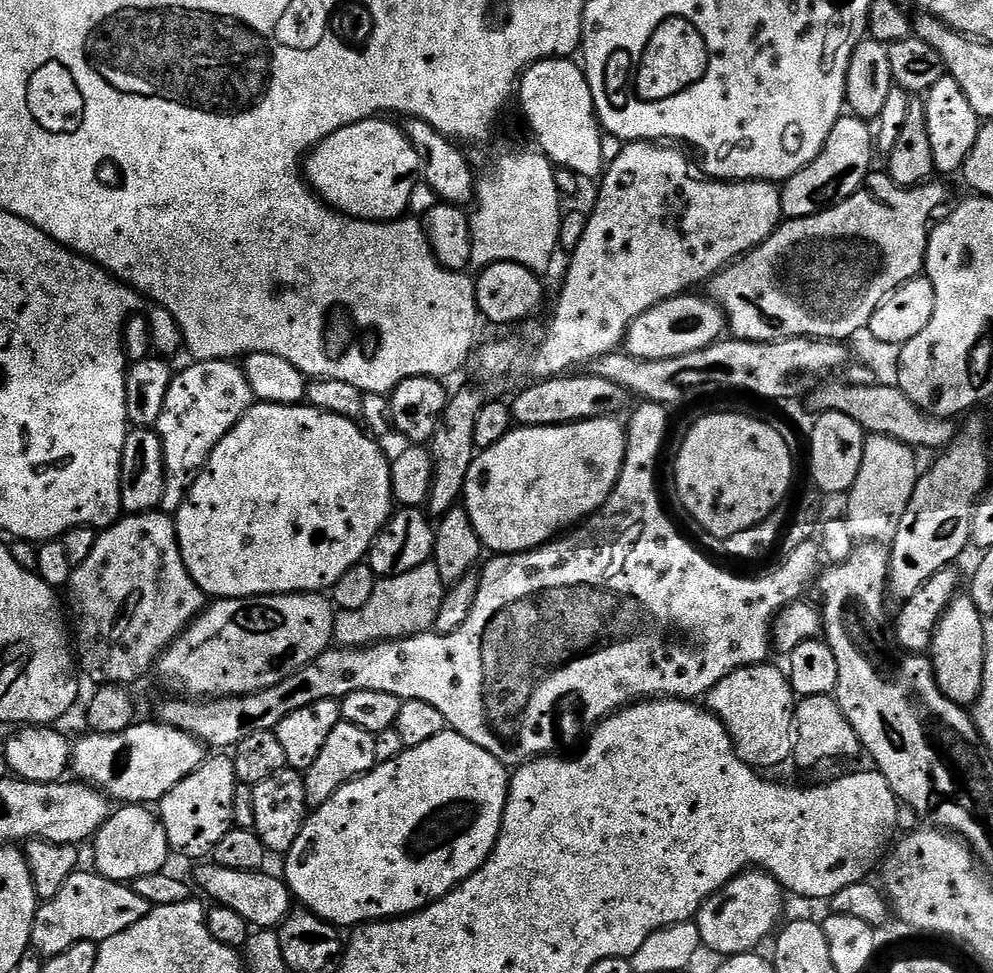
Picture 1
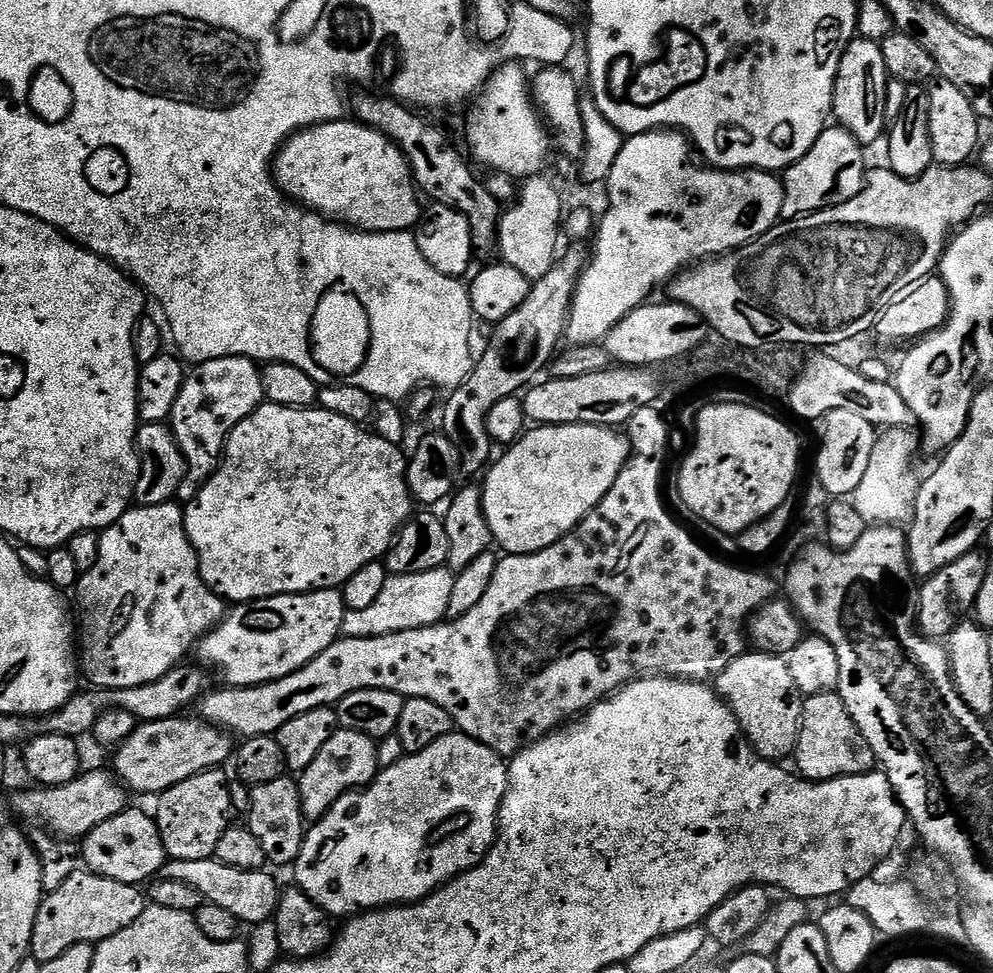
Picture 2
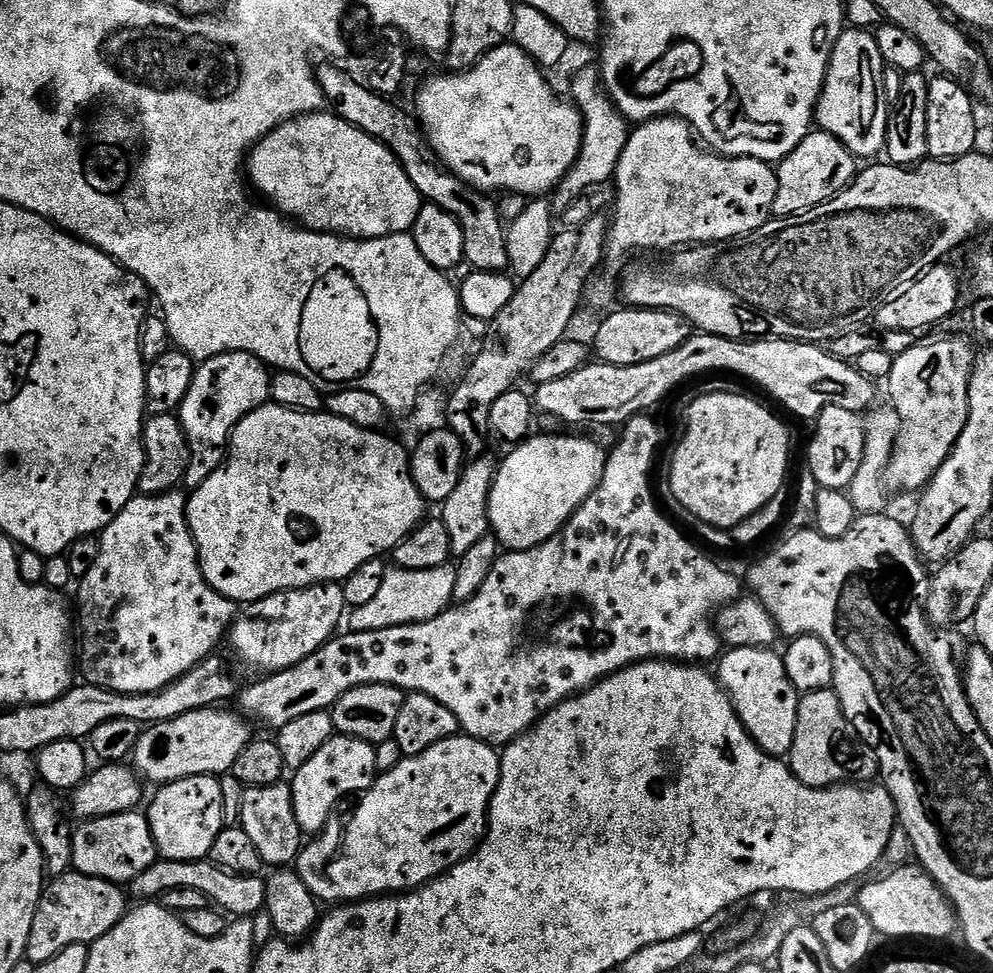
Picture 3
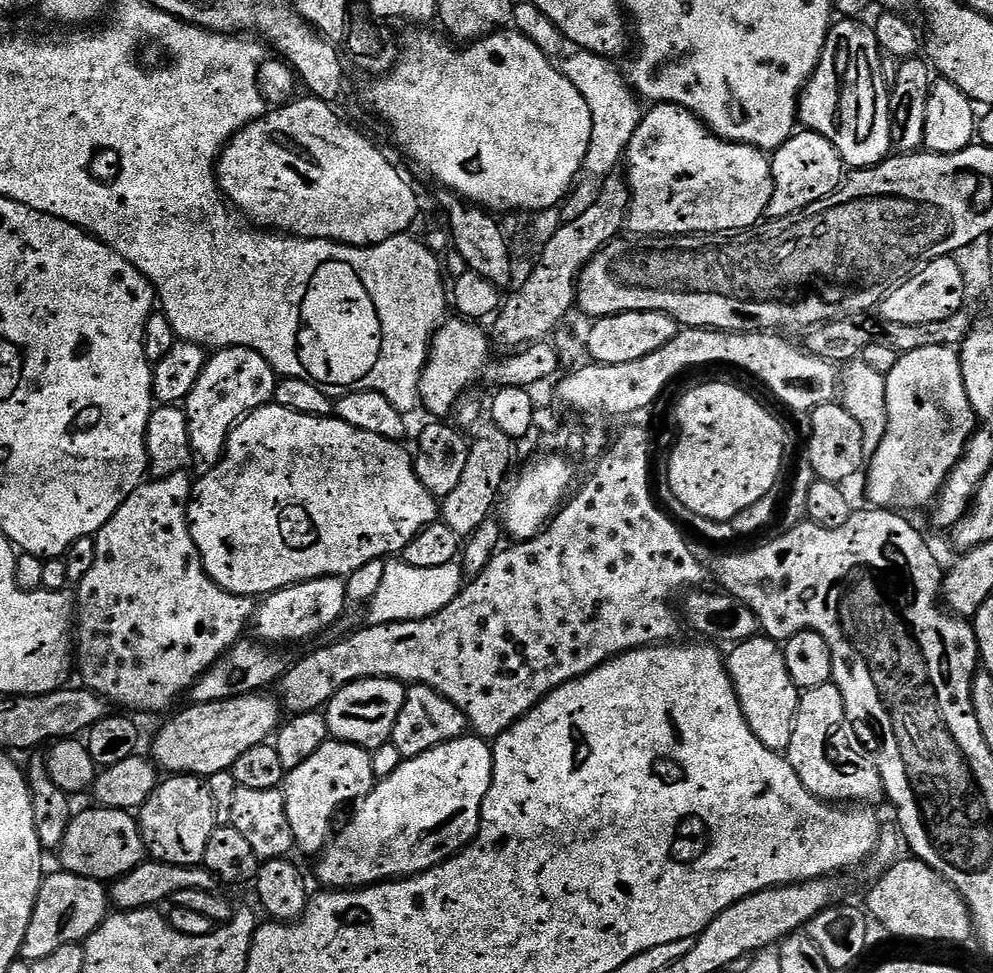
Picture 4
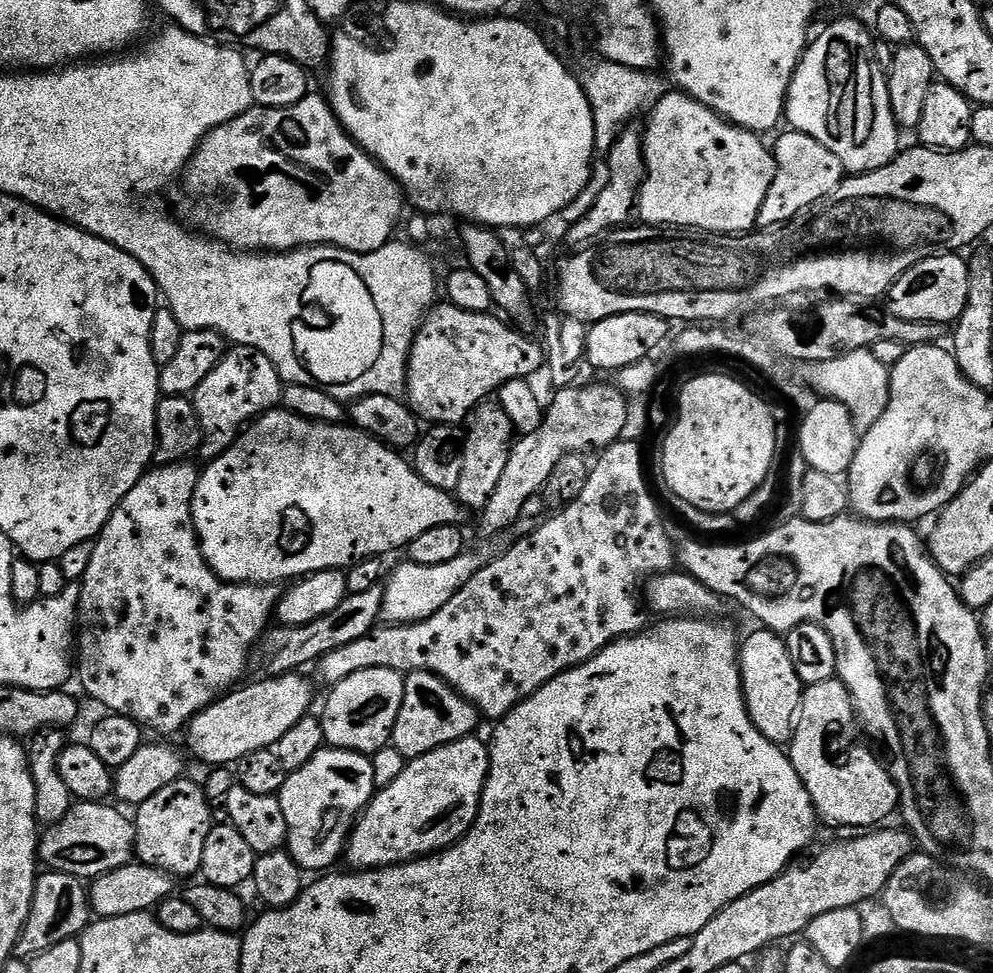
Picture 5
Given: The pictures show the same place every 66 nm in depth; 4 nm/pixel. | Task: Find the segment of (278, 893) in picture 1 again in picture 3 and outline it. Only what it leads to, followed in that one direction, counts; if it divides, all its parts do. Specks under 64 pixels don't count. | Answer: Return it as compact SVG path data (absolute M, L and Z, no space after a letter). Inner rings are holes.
M157 859L154 866L150 866L150 870L142 870L142 874L138 874L138 878L134 878L130 882L130 892L133 897L137 896L137 901L152 902L157 898L162 898L170 890L178 890L185 888L186 890L198 890L202 894L206 894L206 898L215 907L223 910L232 918L252 918L256 913L264 910L264 899L266 898L266 886L264 880L260 876L239 876L237 872L227 872L224 868L217 868L215 864L208 860L195 860L194 862L174 862L173 860Z

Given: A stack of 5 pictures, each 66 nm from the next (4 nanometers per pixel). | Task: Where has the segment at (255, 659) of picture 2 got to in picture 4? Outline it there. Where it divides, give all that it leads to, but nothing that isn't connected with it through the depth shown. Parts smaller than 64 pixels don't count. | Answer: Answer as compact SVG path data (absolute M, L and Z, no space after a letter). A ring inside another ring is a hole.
M323 576L292 584L289 588L271 592L263 597L250 624L253 629L256 627L257 641L269 646L296 646L292 644L326 631L343 614L347 604L344 580L339 576Z

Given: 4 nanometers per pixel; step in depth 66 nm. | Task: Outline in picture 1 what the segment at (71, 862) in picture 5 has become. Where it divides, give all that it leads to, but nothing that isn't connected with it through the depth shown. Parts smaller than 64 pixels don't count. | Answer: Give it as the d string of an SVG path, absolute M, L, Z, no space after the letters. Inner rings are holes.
M139 804L120 806L117 809L117 812L115 809L105 819L91 841L95 871L101 876L121 882L131 882L146 874L165 871L169 867L167 864L170 849L159 815L151 807Z

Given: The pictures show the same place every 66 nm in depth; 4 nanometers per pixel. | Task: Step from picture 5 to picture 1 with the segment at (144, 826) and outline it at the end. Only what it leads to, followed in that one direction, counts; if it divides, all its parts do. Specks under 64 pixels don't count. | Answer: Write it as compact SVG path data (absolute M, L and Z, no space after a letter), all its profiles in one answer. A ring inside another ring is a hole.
M212 754L198 766L198 770L182 778L174 790L158 801L160 824L166 830L168 847L175 855L177 852L195 862L211 857L214 846L218 846L218 842L222 842L234 827L232 815L237 783L231 755Z

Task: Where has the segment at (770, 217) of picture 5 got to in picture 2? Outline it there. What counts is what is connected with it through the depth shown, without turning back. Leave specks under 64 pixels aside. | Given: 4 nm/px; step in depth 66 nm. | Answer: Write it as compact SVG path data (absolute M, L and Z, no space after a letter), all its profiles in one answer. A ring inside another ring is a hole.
M829 126L822 134L818 134L818 142L798 158L790 167L784 169L782 179L784 182L784 210L783 215L788 218L808 216L812 212L821 212L824 208L832 208L835 204L846 202L854 198L864 188L864 152L860 141L856 140L854 134L839 126Z

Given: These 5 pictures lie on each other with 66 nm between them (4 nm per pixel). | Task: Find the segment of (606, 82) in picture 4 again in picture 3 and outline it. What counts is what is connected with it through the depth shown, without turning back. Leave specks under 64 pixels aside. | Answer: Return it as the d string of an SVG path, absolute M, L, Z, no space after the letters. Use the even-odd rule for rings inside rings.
M597 67L580 69L572 78L570 90L571 99L584 119L583 144L575 166L560 180L556 188L558 192L576 192L572 194L582 196L587 193L586 190L607 181L609 183L615 177L622 150L625 149L630 135L630 124L617 112L607 93L600 89Z

